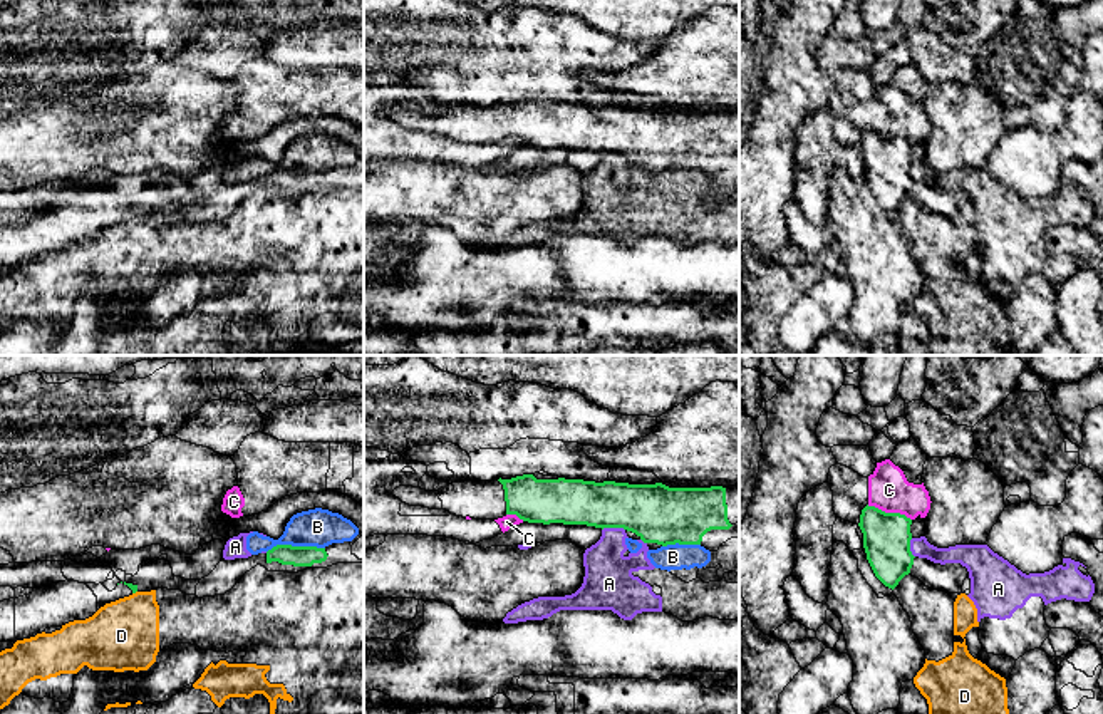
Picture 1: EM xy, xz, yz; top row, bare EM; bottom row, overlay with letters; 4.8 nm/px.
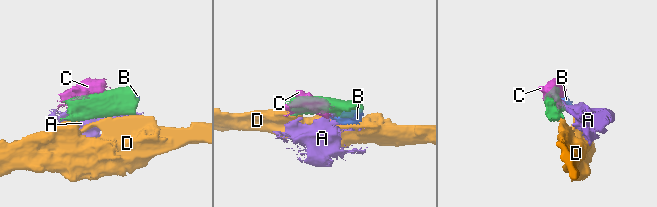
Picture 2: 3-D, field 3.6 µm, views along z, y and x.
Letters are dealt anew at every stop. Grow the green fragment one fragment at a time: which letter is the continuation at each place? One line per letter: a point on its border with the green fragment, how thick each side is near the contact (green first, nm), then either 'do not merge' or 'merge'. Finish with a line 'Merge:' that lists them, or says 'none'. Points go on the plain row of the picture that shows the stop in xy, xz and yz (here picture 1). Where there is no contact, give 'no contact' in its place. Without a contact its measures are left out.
A: meets green in xz at (612, 151); 280 nm thick on the green side, 220 nm on the other; do not merge
B: meets green in xy at (295, 171); 100 nm thick on the green side, 180 nm on the other; do not merge
C: meets green in yz at (889, 138); 220 nm thick on the green side, 200 nm on the other; do not merge
D: meets green in xy at (134, 217); 30 nm thick on the green side, 340 nm on the other; do not merge
Merge: none

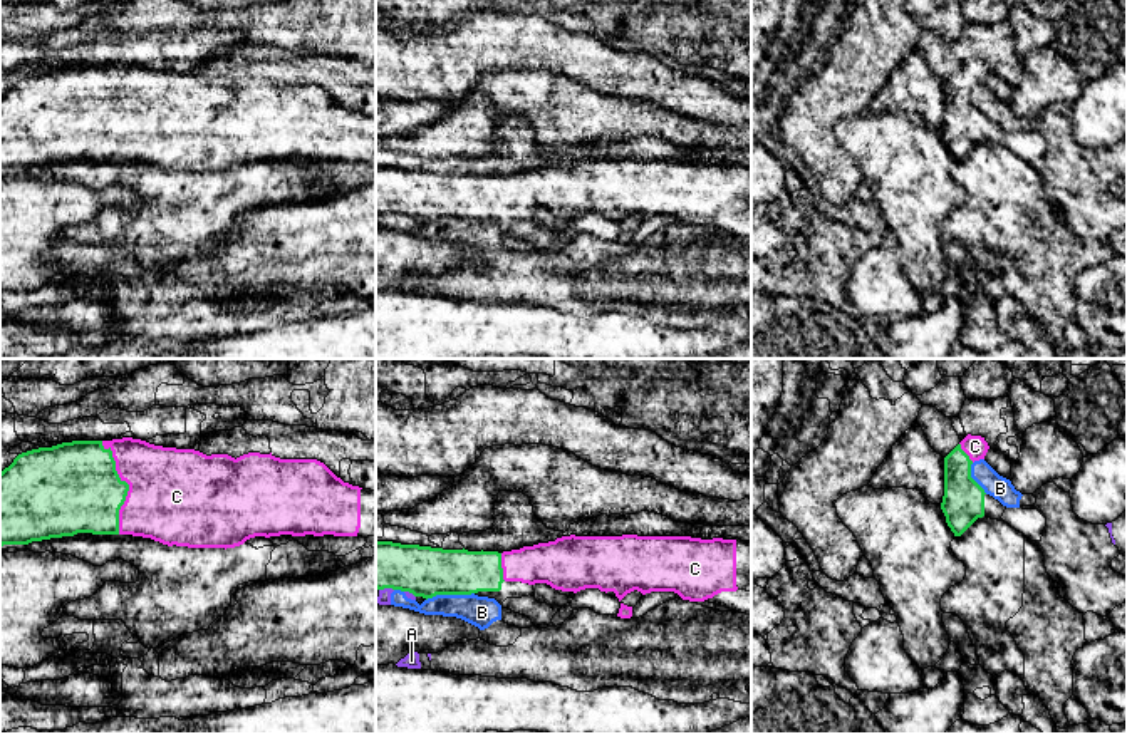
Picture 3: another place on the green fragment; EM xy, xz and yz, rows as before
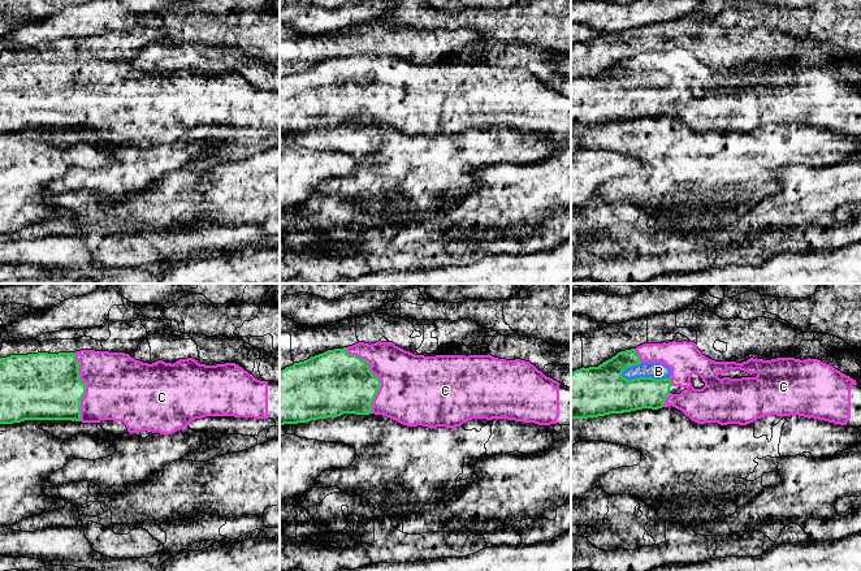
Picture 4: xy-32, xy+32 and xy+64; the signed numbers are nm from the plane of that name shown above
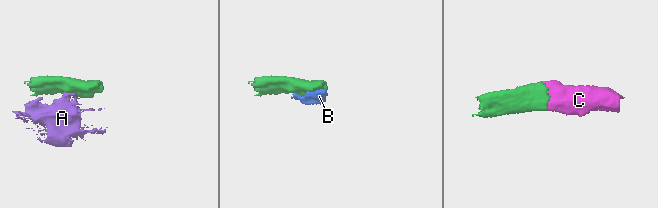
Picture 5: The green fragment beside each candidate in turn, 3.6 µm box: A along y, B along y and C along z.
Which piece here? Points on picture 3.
A: meets green in xz at (386, 211); 240 nm thick on the green side, 60 nm on the other; do not merge
B: meets green in xz at (450, 218); 240 nm thick on the green side, 150 nm on the other; do not merge
C: meets green in xy at (128, 111); 420 nm thick on the green side, 460 nm on the other; merge
Merge: C

